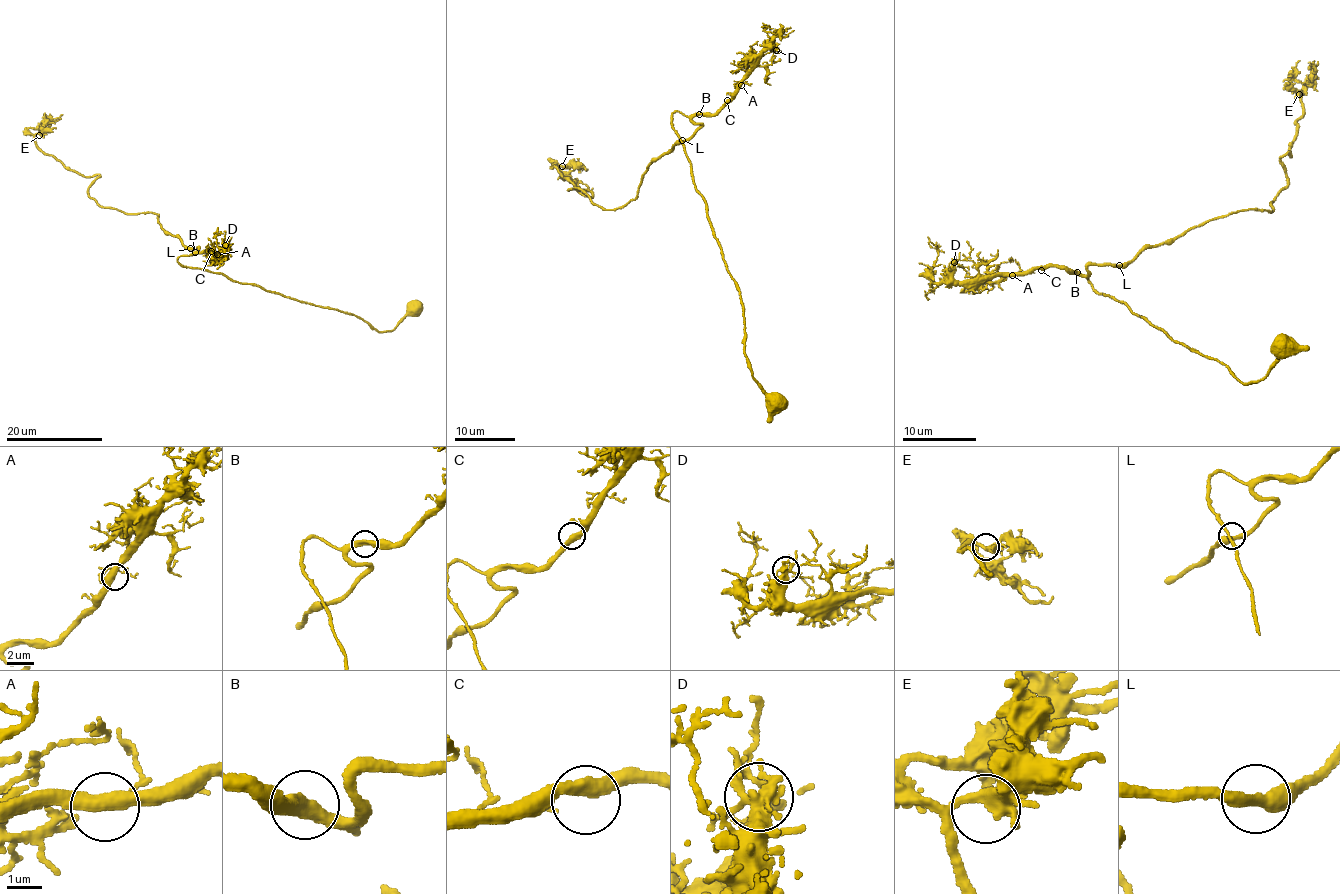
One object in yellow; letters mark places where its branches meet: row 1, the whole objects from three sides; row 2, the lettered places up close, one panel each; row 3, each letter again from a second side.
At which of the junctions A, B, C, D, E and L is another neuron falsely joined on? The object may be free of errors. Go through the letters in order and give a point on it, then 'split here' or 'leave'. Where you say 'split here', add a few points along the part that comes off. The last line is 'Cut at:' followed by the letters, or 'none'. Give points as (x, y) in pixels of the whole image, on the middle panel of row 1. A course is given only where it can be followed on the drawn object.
A: place (741, 85); leave
B: place (699, 114); leave
C: place (727, 100); leave
D: place (776, 50); leave
E: place (562, 166); leave
L: place (682, 140); leave
Cut at: none

